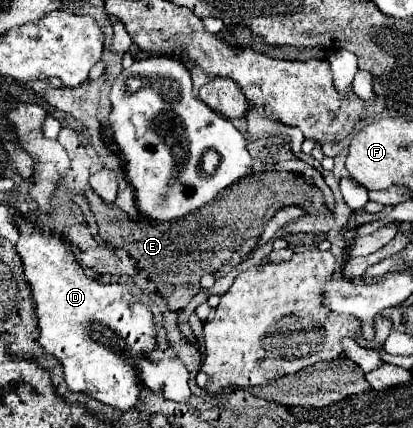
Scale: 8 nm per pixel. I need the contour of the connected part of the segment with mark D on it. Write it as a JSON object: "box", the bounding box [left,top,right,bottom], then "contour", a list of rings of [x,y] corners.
{"box":[16,215,156,411],"contour":[[[22,215],[16,217],[16,225],[20,229],[16,249],[34,293],[40,327],[38,341],[62,363],[68,389],[86,393],[120,411],[134,409],[142,387],[136,375],[136,359],[156,347],[156,329],[150,309],[140,303],[126,285],[98,283],[86,277],[64,239],[44,235]]]}

